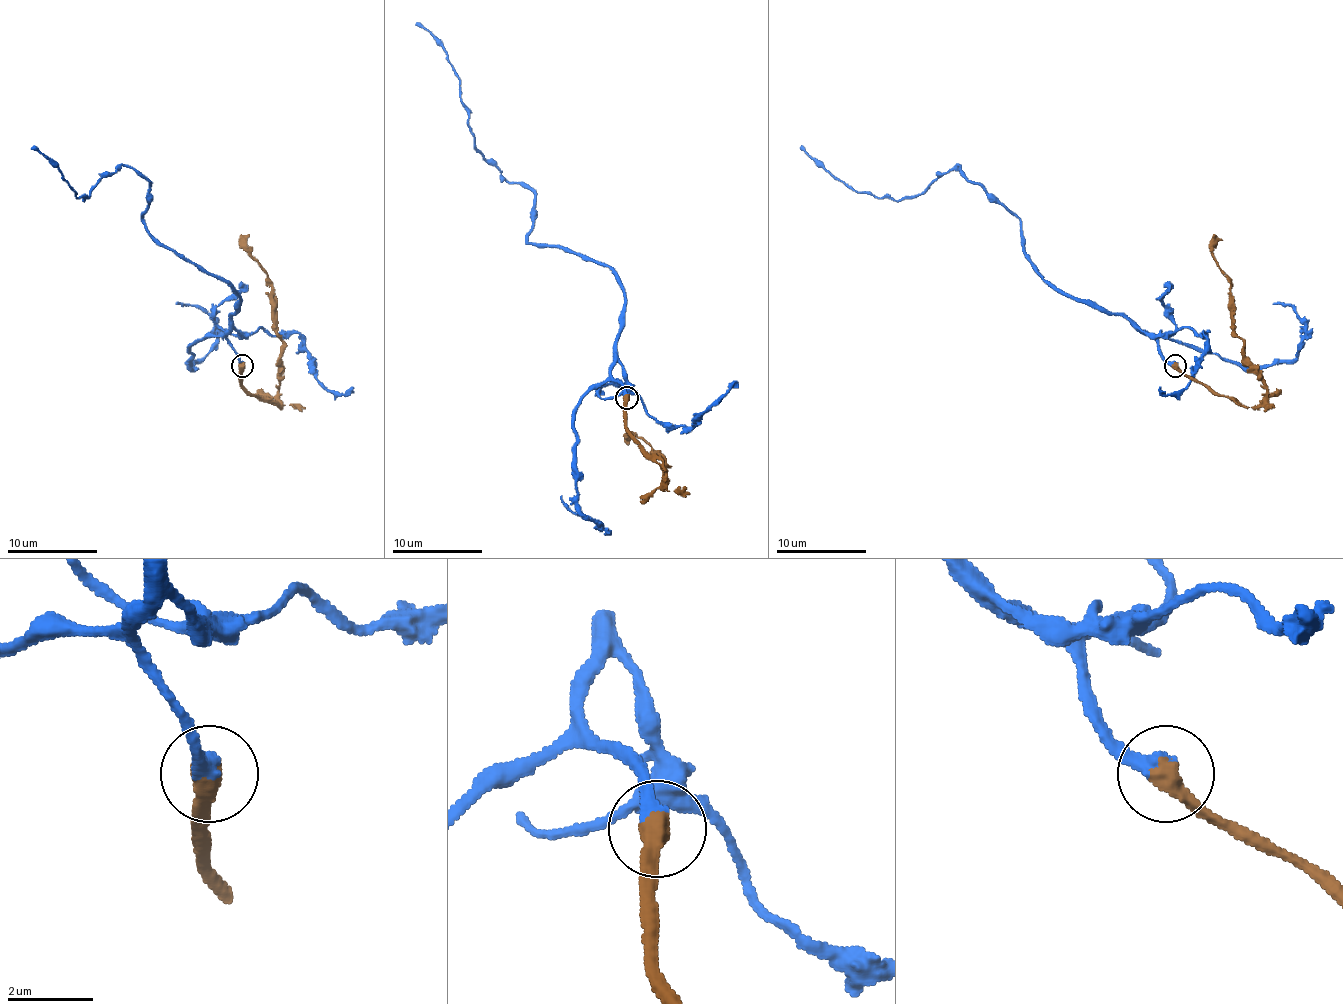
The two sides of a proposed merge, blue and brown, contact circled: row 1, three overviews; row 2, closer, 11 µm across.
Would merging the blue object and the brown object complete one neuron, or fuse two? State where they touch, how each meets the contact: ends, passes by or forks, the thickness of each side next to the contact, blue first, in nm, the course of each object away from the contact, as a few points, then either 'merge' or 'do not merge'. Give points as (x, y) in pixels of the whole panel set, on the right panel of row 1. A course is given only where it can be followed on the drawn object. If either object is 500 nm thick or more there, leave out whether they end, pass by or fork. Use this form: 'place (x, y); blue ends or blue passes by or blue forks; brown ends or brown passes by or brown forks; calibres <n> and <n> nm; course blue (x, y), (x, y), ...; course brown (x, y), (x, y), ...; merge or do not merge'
place (1175, 366); calibres 460 and 550 nm; course blue (1174, 365), (1125, 318), (1055, 291), (1028, 259), (1017, 217), (961, 167), (894, 201), (856, 192), (802, 147); course brown (1174, 365), (1249, 408), (1264, 396), (1267, 385), (1235, 331), (1231, 282), (1213, 255), (1215, 235); merge

